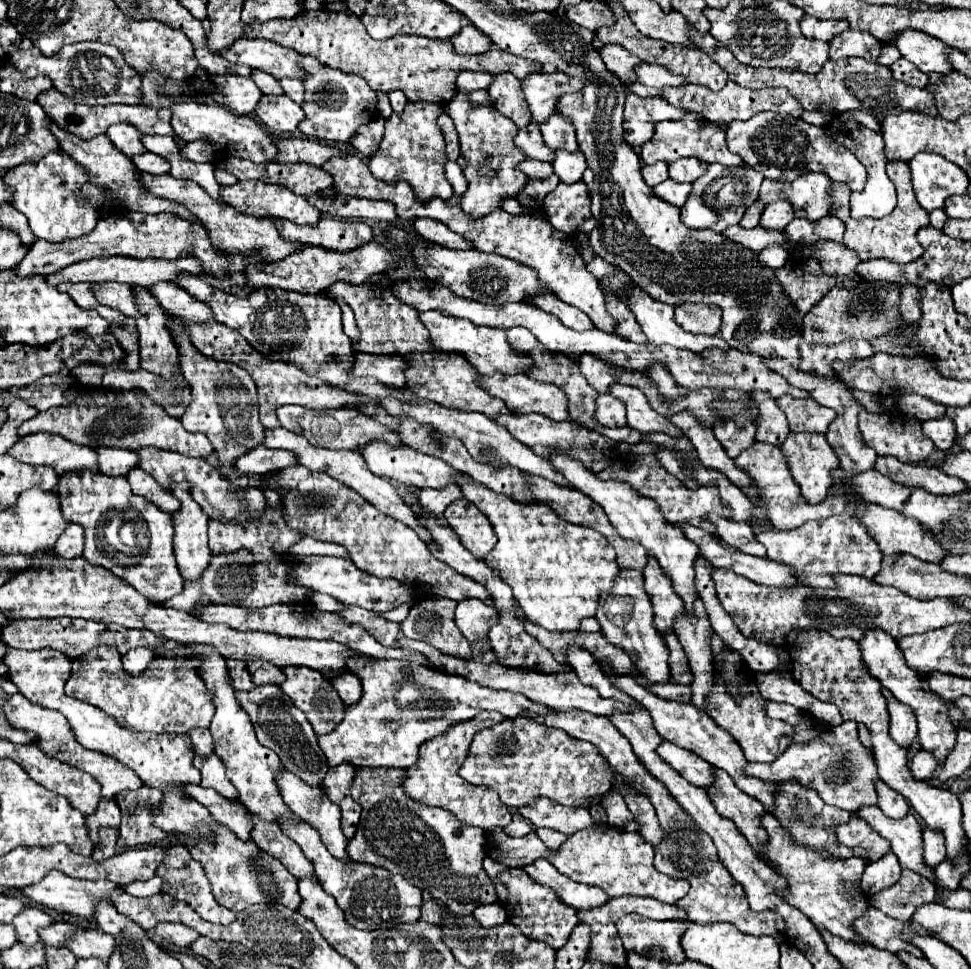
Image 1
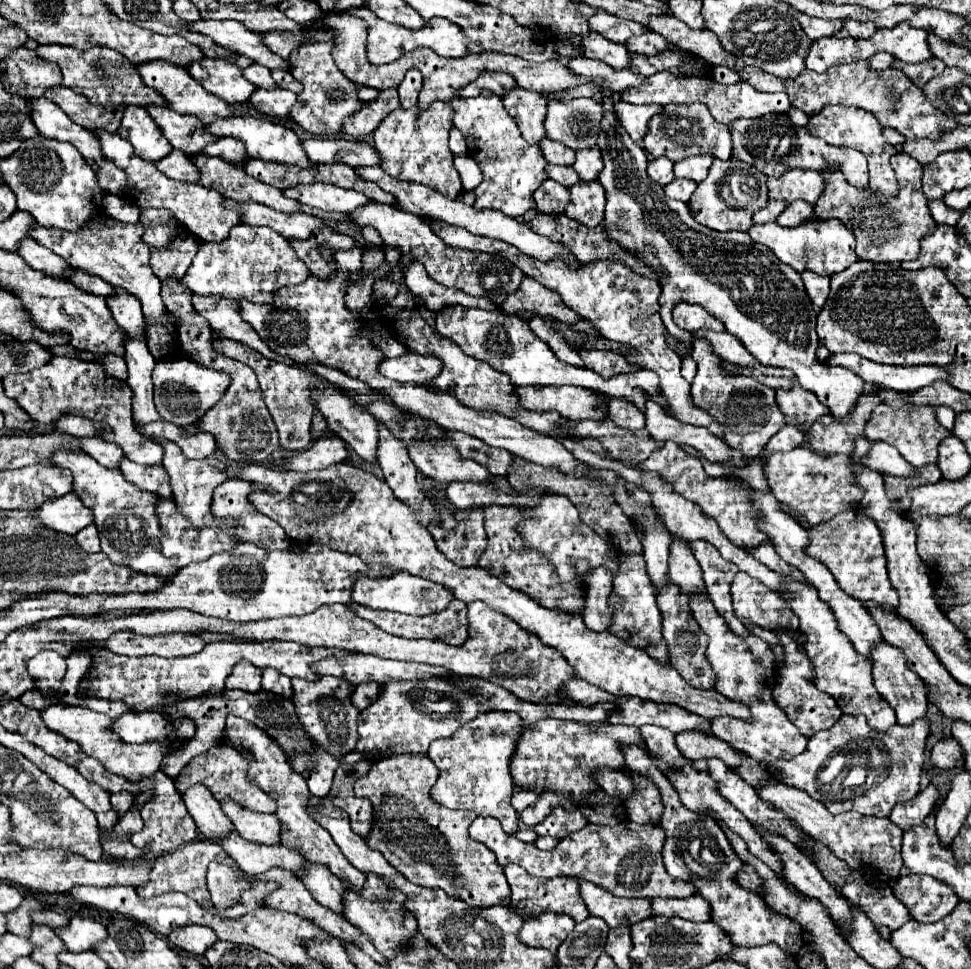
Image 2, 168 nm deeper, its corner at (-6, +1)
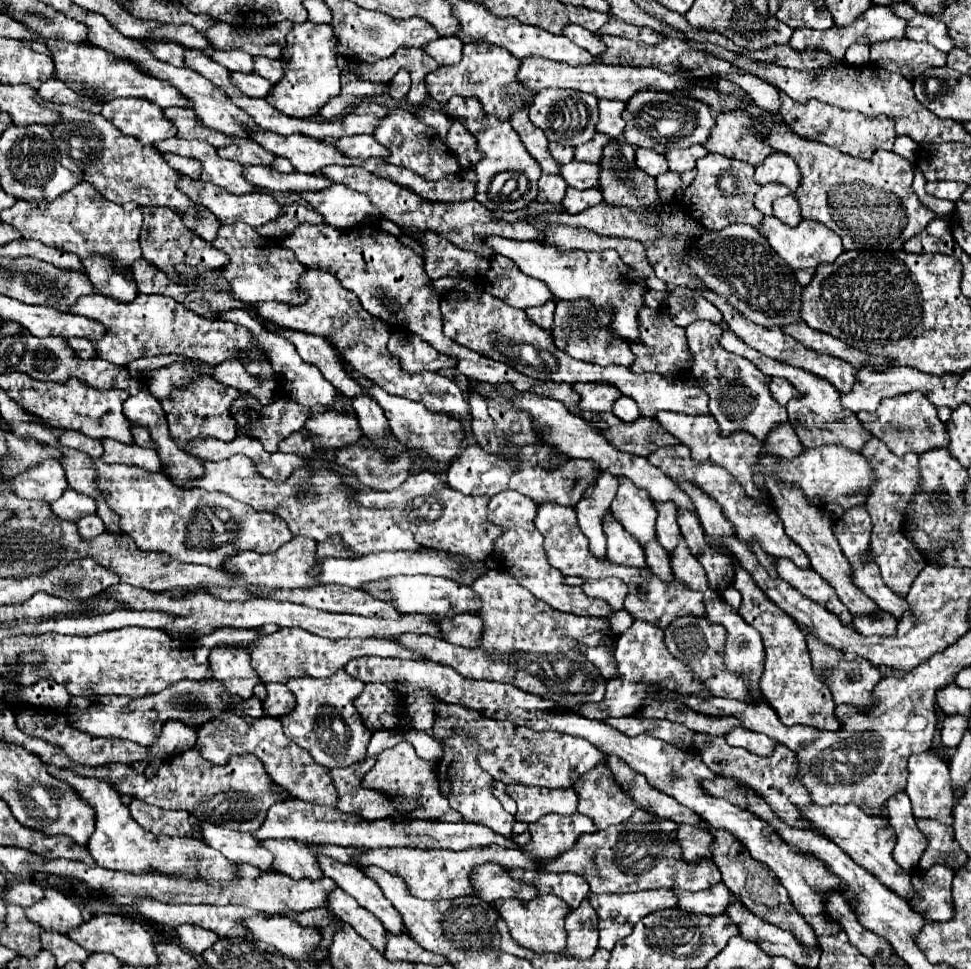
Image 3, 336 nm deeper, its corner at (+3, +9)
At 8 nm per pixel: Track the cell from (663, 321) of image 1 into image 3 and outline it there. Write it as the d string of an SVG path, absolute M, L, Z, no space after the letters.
M723 329L721 337L719 337L719 345L735 355L741 355L745 359L749 359L761 373L765 375L775 375L775 377L785 377L789 379L795 389L799 393L803 393L801 399L793 399L787 404L787 413L789 416L789 423L793 425L793 429L797 431L801 443L805 447L819 447L819 445L841 445L847 447L851 451L861 451L863 445L873 437L861 423L857 417L845 417L845 413L841 413L841 405L837 405L837 397L839 391L833 389L833 385L809 371L791 367L787 363L781 363L777 359L765 357L763 353L759 353L757 349L745 345L745 341L741 341L731 329Z

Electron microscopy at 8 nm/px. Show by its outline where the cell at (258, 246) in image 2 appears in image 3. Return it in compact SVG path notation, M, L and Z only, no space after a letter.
M243 221L221 225L211 245L227 253L229 257L229 263L221 267L221 273L231 287L229 289L231 297L247 305L255 305L261 301L279 301L279 303L299 305L301 301L305 301L305 295L297 289L297 279L303 273L303 265L297 261L293 251L285 249L283 245L279 245L277 241L269 237L261 237L257 229L253 229L251 225L245 225Z

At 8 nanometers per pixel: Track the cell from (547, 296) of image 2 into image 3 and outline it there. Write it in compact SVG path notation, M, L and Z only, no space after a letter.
M501 255L491 259L491 269L485 275L485 291L517 309L545 305L553 299L553 293L543 281L521 273L513 261Z

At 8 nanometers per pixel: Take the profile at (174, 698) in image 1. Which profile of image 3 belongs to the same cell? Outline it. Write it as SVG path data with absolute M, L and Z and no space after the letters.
M281 627L279 631L265 635L247 645L251 665L261 677L261 681L279 681L287 683L291 677L329 677L335 671L343 669L345 661L353 657L377 655L377 657L397 657L397 659L423 659L417 653L405 649L403 645L391 643L387 639L337 639L329 641L327 637L317 637L301 627Z

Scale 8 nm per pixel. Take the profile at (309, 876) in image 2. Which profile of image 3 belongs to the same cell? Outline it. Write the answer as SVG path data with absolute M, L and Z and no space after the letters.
M335 887L327 897L327 909L335 913L341 921L349 923L361 937L371 941L371 945L383 953L385 949L385 927L381 921L363 909L351 895L347 895L341 887Z

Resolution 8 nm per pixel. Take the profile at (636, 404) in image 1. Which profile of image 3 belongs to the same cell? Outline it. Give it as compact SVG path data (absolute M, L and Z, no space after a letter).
M659 411L655 415L655 419L661 423L661 427L665 431L669 431L673 437L677 437L683 445L687 445L691 449L691 457L693 461L701 463L701 461L711 461L717 463L721 467L725 467L749 493L749 497L757 499L757 501L769 501L769 497L765 493L761 493L755 485L753 485L753 457L757 457L757 449L761 447L761 441L757 441L755 437L749 437L747 433L733 433L733 437L721 437L717 433L717 421L713 421L713 417L709 415L681 415L681 413L669 413L669 411Z

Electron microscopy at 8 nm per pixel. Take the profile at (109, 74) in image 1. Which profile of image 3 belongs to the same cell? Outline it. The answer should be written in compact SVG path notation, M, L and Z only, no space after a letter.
M45 41L45 43L51 53L51 59L55 63L55 77L61 79L63 83L69 83L67 87L73 89L75 93L101 99L103 103L117 99L117 97L139 97L139 99L147 99L147 101L159 105L161 109L165 109L169 105L189 107L189 105L185 105L185 97L181 97L181 93L177 93L177 89L173 89L173 85L141 73L135 65L129 65L129 61L117 59L113 53L109 53L101 47L95 47L91 43L69 45L67 41Z

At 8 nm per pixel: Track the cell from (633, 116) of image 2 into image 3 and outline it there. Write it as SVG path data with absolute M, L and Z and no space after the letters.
M599 99L599 123L597 123L597 131L613 137L613 139L621 139L623 137L623 129L625 129L625 121L621 117L621 113L625 111L625 101L611 101L611 99Z

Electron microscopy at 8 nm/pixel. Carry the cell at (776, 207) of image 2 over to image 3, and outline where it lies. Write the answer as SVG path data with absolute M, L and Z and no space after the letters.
M765 185L761 187L761 191L755 195L755 207L763 213L763 215L771 215L771 203L781 197L787 195L789 189L785 189L785 185Z

